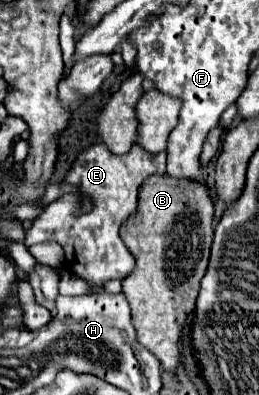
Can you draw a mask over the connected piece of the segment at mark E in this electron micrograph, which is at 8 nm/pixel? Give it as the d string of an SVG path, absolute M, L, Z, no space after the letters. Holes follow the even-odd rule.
M95 143L95 145L87 147L87 149L83 149L77 155L77 159L73 161L73 165L67 171L65 179L61 181L65 187L71 187L71 191L63 193L57 201L49 203L43 209L43 213L33 221L33 227L25 235L25 247L31 247L35 243L55 241L65 251L65 267L71 273L75 273L77 277L87 279L89 283L95 283L95 285L103 285L107 279L123 281L133 271L135 259L125 249L125 245L121 243L119 227L121 227L121 223L125 219L129 219L137 211L137 199L139 199L137 193L139 193L143 181L149 175L165 175L165 151L147 153L145 149L135 145L135 147L131 147L131 151L127 151L123 155L111 155L103 143ZM85 199L89 199L91 205L93 205L89 211L83 211L83 201Z

